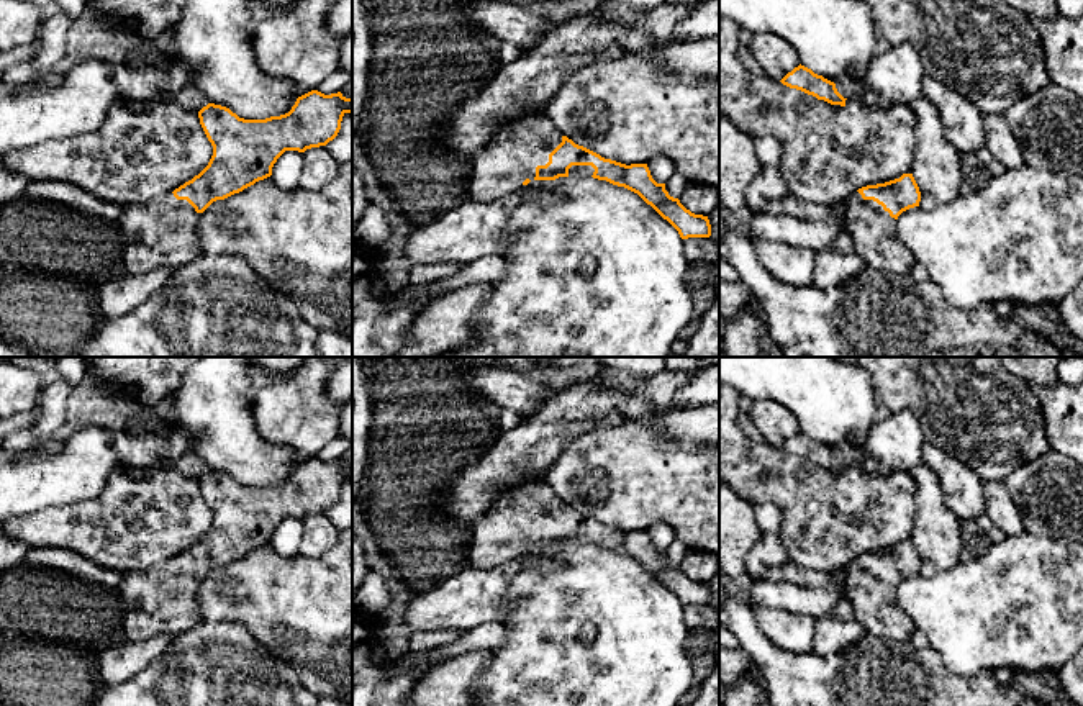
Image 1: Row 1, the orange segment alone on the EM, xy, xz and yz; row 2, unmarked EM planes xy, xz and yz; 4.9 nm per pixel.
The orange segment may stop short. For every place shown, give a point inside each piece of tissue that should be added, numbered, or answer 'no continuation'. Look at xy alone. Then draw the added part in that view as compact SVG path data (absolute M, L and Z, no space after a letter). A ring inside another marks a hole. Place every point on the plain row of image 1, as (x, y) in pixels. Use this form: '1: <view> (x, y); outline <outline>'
1: xy (163, 600); outline M172 559L123 573L116 591L125 611L125 640L175 639L203 622L198 588L200 580Z

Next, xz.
1: xz (513, 520); outline M546 480L514 485L472 524L469 565L488 570L518 559L560 509L562 500Z

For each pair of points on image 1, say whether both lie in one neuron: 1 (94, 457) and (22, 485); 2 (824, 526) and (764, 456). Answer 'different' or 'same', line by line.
1: same
2: same

